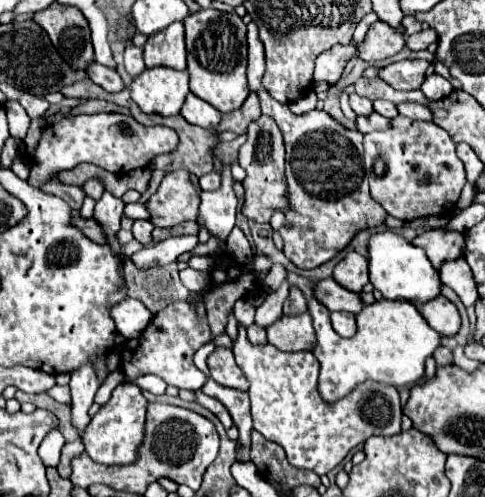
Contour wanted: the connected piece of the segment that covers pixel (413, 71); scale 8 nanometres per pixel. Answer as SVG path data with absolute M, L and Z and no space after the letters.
M401 60L395 64L389 64L381 70L381 80L389 82L395 90L417 90L421 88L421 72L417 74L417 62L422 64L422 83L429 66L426 60Z

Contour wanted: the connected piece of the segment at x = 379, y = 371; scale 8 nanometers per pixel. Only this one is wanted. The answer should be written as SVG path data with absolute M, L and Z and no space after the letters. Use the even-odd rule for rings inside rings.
M289 272L287 282L289 286L297 286L307 300L307 312L311 314L315 326L315 346L311 352L321 366L319 394L325 402L337 402L367 380L383 382L395 388L417 384L425 374L425 360L431 358L441 346L439 332L435 332L423 314L407 300L379 300L365 306L357 314L357 334L353 338L341 338L337 332L333 332L329 310L315 298L311 278Z

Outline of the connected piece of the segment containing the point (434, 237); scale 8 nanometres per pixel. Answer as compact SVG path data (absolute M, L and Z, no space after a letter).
M445 226L419 234L413 240L413 244L425 248L427 258L435 268L439 268L443 260L459 258L463 254L463 234L455 230L447 230Z

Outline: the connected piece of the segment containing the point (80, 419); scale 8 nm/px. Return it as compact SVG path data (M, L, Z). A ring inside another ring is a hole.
M89 364L71 372L71 382L69 382L69 388L71 388L71 422L77 428L79 436L83 436L87 422L91 422L89 408L93 404L93 398L95 398L99 384L101 382L97 380L95 370Z

